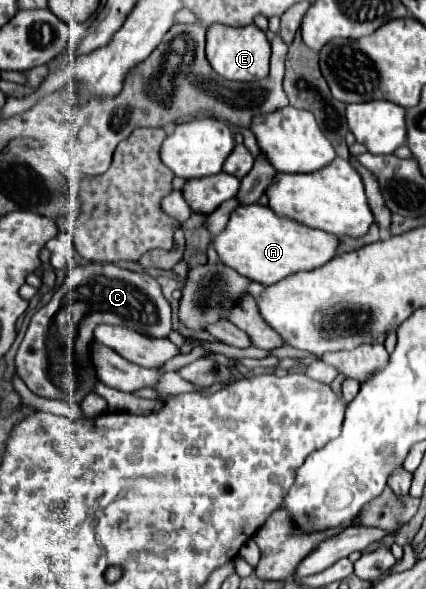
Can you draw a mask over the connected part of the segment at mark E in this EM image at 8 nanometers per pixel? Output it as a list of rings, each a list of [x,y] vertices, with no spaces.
[[[255,24],[243,28],[211,26],[207,30],[207,60],[221,78],[239,82],[263,80],[269,74],[269,58],[271,58],[271,44],[265,32],[259,30]]]

